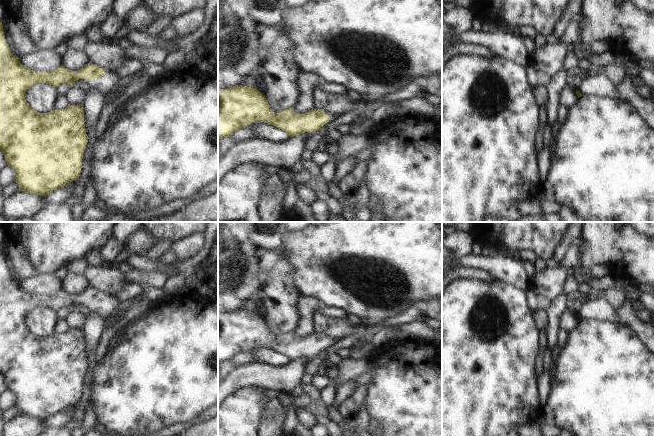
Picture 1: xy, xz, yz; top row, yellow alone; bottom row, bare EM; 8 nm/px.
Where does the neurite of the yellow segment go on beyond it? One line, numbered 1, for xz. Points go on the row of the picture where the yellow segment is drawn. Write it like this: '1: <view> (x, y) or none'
1: xz (332, 117)

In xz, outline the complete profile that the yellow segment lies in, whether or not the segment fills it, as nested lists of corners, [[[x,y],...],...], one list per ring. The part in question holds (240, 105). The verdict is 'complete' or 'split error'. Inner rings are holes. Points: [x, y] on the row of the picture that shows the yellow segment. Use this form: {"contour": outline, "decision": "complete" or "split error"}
{"contour": [[[252,85],[218,88],[218,139],[230,137],[234,131],[257,120],[267,121],[284,130],[290,137],[316,132],[336,119],[323,109],[296,114],[293,108],[273,113],[265,96]]], "decision": "split error"}

